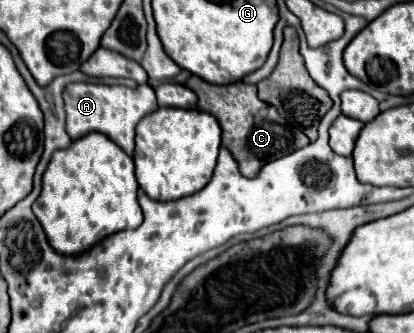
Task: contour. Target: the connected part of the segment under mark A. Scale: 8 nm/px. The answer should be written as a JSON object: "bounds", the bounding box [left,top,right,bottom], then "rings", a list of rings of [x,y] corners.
{"bounds":[62,83,158,155],"rings":[[[70,83],[62,95],[64,95],[64,105],[66,105],[66,133],[72,139],[82,137],[84,133],[98,131],[110,137],[128,155],[132,155],[134,151],[136,123],[158,107],[154,89],[150,85],[138,85],[136,89],[130,89],[130,87],[120,87],[120,85]]]}

